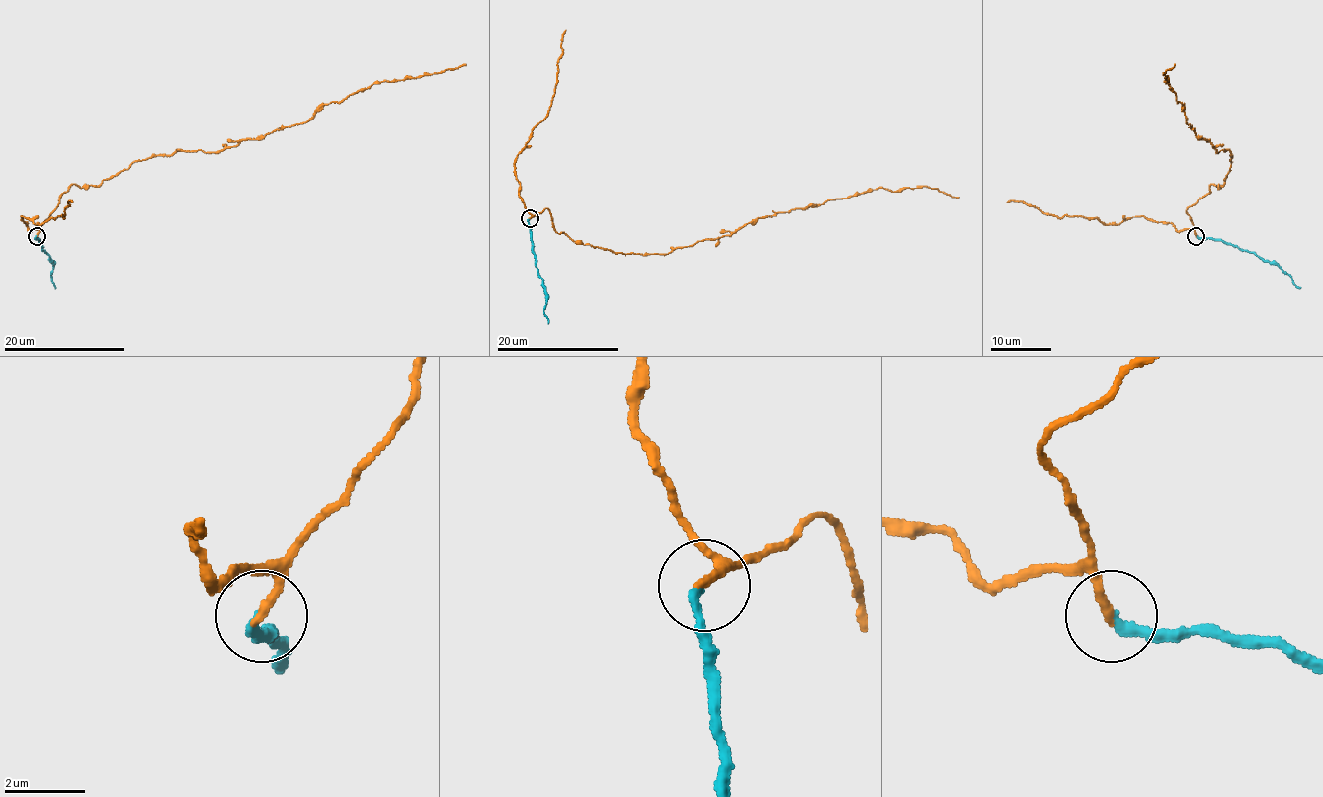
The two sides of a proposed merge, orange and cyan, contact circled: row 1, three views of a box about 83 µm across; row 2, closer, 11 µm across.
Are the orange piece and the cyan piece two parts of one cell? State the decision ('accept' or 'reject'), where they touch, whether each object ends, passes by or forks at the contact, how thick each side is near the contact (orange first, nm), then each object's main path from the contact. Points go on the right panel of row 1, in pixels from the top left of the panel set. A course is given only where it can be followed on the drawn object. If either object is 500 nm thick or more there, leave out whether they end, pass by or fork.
accept; at (1196, 236); orange ends there; cyan ends there; 240 nm thick on the orange side, 200 nm on the other; orange runs (1196, 236), (1187, 208), (1212, 183), (1223, 185), (1230, 156), (1187, 124), (1164, 74), (1175, 63); cyan runs (1196, 236), (1230, 242), (1276, 262), (1300, 289)

